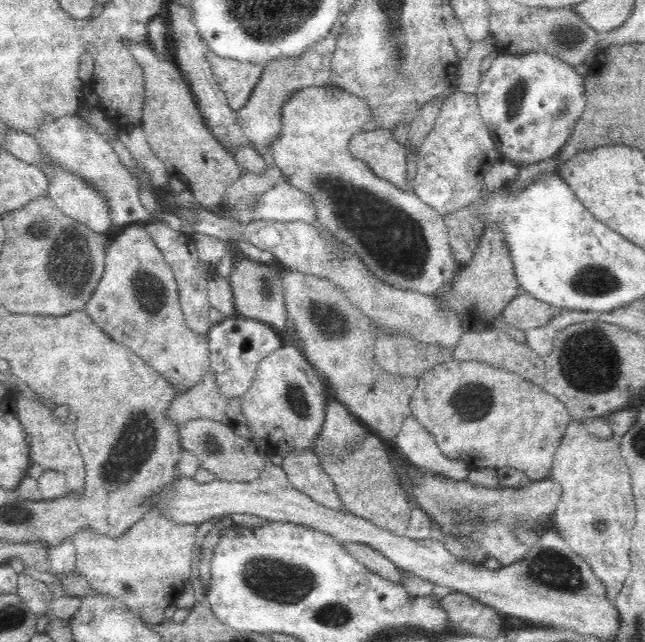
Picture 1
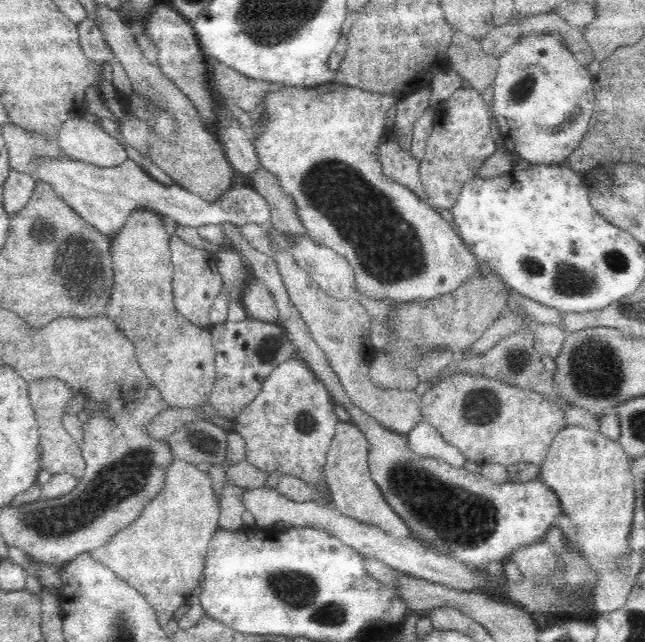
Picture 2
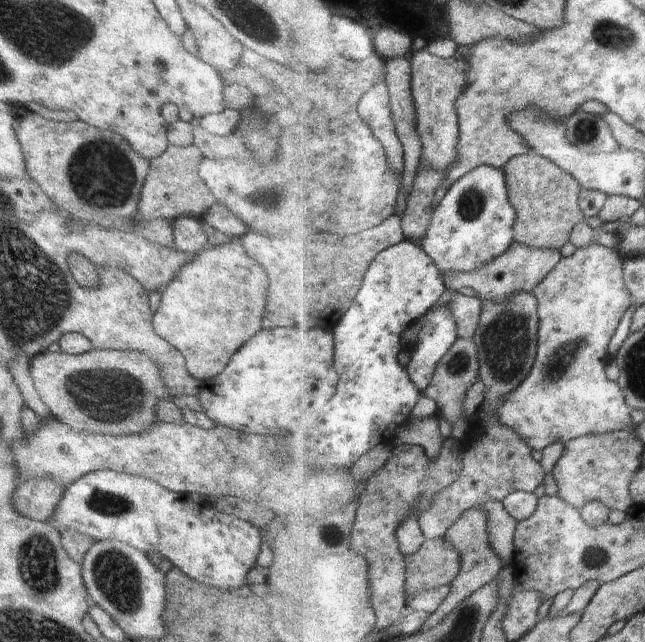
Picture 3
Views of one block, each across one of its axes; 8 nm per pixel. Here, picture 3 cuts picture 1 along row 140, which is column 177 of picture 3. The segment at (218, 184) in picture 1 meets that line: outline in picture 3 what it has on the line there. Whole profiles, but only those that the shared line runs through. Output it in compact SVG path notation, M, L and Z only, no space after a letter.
M169 145L160 156L149 161L150 172L141 189L138 204L140 220L152 220L152 218L164 218L172 221L178 216L194 216L202 219L204 212L215 204L212 192L197 174L198 164L203 155L194 145L179 148Z

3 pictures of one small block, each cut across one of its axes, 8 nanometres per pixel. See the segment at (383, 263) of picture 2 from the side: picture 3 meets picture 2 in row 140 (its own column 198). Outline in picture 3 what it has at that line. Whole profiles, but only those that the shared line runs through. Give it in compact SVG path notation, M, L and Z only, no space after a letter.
M238 238L230 244L207 247L197 253L188 264L184 264L178 276L162 290L160 306L152 316L153 330L157 336L162 337L182 354L186 372L192 378L198 382L214 379L226 368L232 354L260 332L262 328L260 322L264 317L264 306L266 306L266 284L268 278L264 270L260 264L256 264L246 256Z

